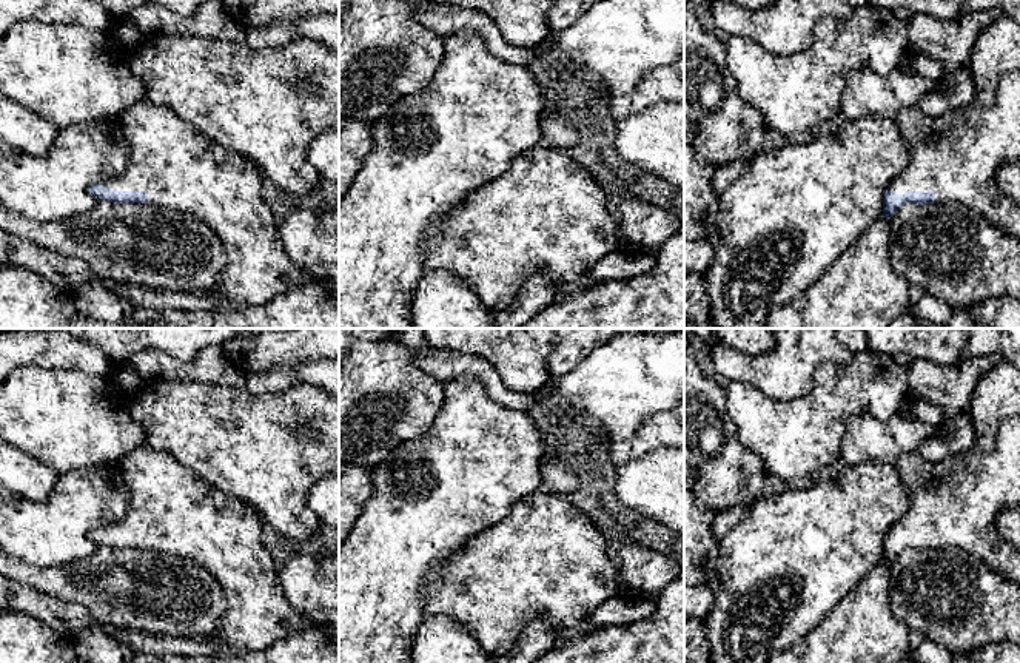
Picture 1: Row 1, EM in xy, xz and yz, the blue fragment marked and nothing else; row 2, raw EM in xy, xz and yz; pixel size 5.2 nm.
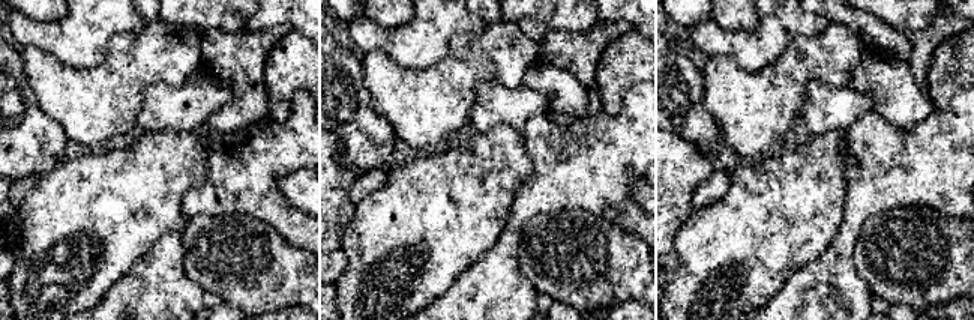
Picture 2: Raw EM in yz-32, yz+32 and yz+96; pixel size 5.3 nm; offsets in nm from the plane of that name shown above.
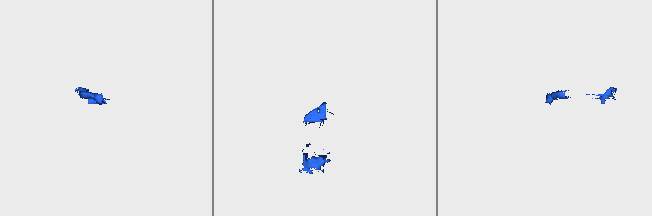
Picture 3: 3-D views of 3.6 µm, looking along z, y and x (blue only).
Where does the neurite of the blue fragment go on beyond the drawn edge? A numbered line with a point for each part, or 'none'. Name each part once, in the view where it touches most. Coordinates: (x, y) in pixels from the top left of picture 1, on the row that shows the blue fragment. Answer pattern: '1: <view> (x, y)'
1: yz (957, 154)

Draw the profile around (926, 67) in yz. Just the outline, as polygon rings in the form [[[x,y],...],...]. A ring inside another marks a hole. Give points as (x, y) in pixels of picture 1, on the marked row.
[[[904,52],[897,68],[904,72],[914,72],[929,79],[934,88],[929,94],[946,91],[952,88],[952,79],[948,76],[943,63],[918,52]]]

